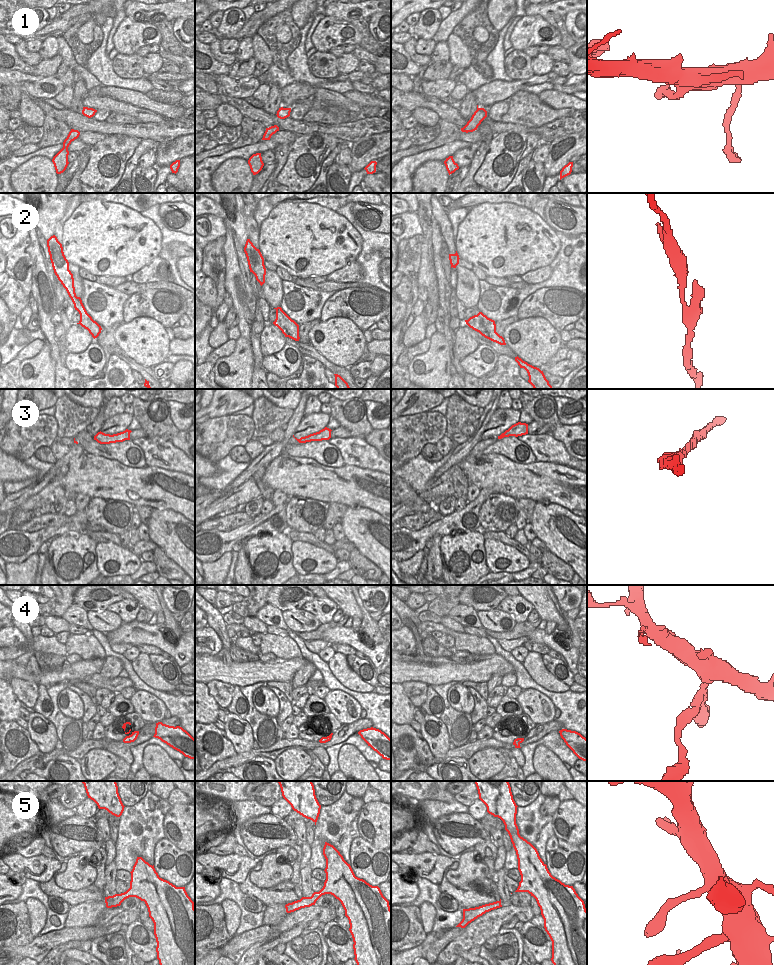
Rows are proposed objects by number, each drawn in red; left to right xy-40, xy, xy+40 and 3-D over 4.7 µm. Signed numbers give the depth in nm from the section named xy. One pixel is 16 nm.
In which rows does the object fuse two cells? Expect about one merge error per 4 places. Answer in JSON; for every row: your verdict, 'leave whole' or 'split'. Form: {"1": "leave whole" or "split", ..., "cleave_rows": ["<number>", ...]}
{"1": "leave whole", "2": "leave whole", "3": "leave whole", "4": "leave whole", "5": "leave whole", "cleave_rows": []}

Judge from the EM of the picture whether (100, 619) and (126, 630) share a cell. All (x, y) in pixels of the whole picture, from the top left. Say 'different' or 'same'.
different

